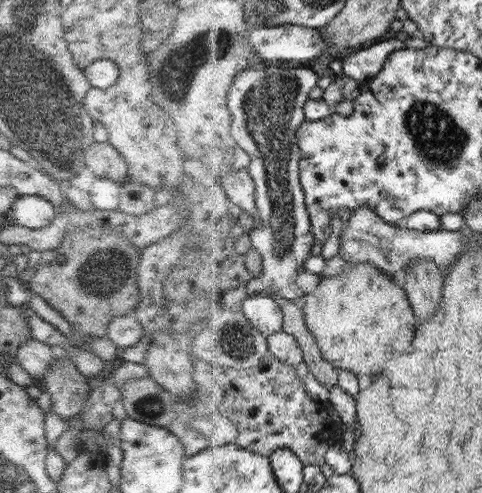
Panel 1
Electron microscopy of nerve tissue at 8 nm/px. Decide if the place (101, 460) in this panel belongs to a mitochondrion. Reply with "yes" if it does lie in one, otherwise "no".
no

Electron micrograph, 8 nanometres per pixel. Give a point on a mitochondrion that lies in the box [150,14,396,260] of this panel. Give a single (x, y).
(216, 42)

